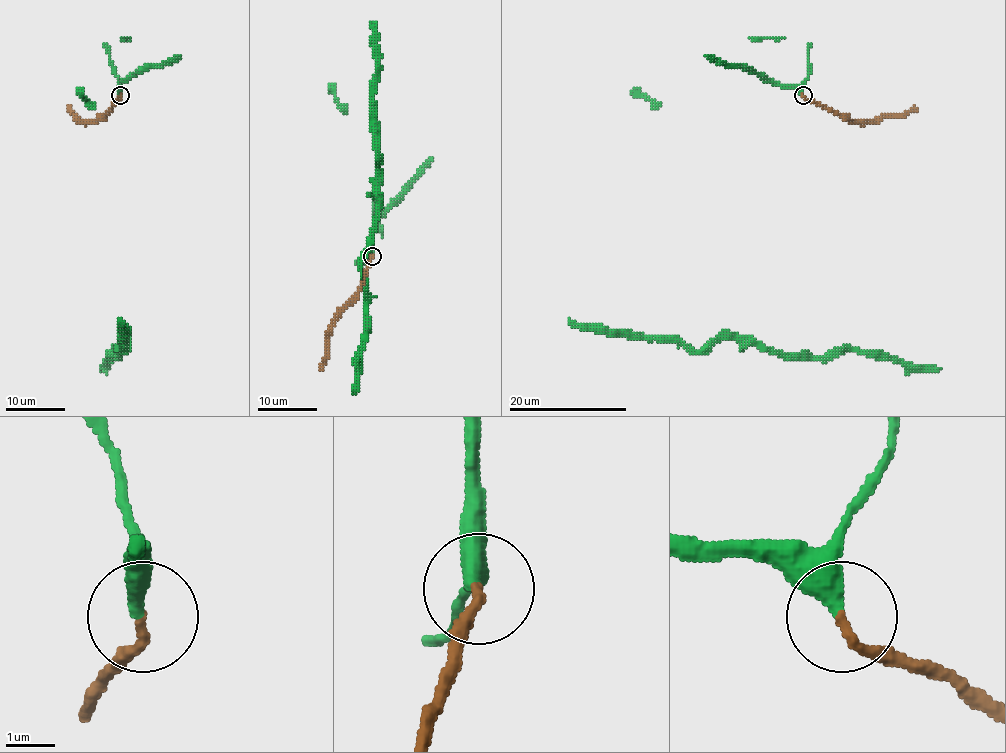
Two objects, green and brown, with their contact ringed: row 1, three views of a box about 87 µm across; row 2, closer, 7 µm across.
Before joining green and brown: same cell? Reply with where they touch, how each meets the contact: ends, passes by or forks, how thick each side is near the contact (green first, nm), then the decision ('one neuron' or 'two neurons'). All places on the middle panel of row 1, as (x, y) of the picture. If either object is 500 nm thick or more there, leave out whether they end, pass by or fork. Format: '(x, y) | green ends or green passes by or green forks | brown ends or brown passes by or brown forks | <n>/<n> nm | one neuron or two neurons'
(372, 256) | green ends | brown ends | 400/170 nm | one neuron

